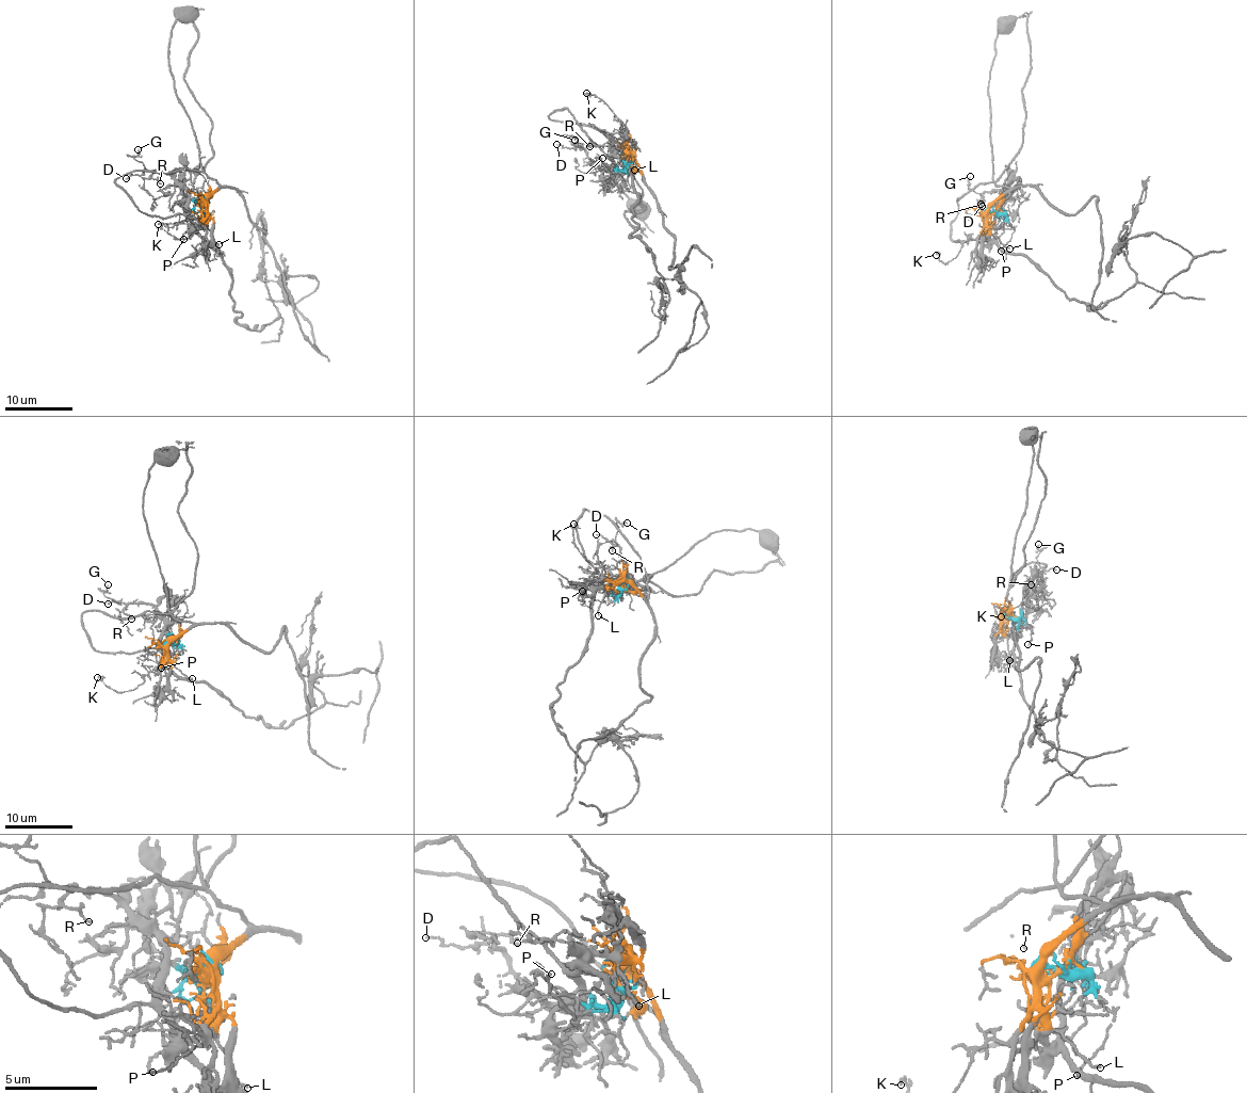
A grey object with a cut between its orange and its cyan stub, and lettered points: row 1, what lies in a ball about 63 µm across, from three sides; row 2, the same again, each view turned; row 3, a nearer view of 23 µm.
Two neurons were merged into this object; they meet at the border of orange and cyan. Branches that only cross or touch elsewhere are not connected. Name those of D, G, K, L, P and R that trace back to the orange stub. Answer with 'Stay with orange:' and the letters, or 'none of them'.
Stay with orange: K, L

